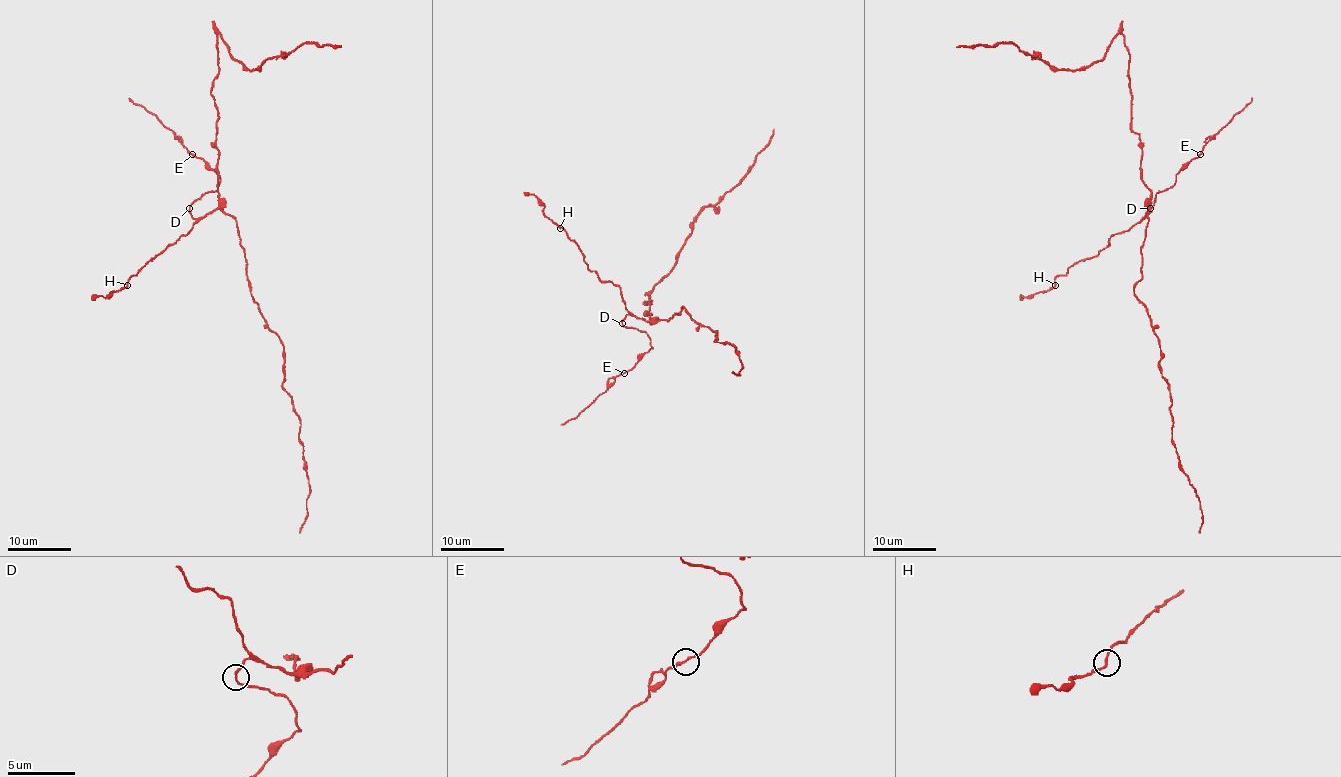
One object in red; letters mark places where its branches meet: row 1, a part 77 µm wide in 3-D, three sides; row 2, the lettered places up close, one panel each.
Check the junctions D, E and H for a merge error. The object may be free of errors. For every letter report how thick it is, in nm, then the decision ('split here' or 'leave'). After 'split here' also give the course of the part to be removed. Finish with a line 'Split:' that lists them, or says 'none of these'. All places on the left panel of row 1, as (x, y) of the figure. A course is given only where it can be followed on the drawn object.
D: calibre 150 nm; leave
E: calibre 160 nm; leave
H: calibre 150 nm; leave
Split: none of these

